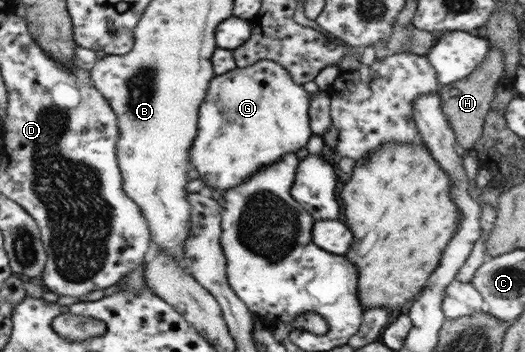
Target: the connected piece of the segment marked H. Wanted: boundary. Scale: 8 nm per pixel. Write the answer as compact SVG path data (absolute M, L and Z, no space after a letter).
M489 50L483 64L479 64L471 75L458 82L442 85L439 90L441 97L441 110L448 118L449 124L454 130L456 140L461 146L469 151L478 138L483 134L484 122L491 109L491 102L494 100L495 88L505 73L503 66L503 54L499 50Z

